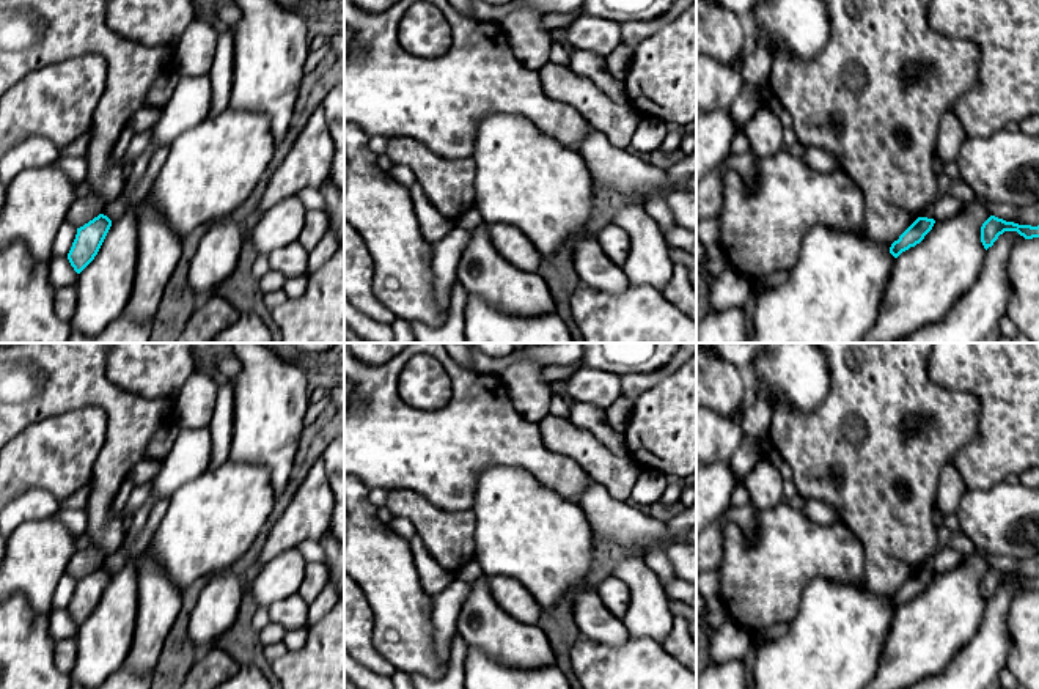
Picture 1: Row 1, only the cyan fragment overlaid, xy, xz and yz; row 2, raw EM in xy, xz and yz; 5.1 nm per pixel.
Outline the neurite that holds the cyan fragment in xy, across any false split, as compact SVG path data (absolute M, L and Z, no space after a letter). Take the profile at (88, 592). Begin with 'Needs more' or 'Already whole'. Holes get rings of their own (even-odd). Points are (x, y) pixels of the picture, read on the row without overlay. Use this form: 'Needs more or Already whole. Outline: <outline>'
Already whole. Outline: M99 566L83 579L77 580L75 591L68 606L68 612L77 626L94 612L110 579L112 573L107 568Z

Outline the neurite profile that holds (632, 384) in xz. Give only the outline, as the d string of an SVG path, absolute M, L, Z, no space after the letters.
M682 343L679 352L662 368L652 373L624 374L621 378L622 396L633 400L638 393L670 376L696 352L696 343Z

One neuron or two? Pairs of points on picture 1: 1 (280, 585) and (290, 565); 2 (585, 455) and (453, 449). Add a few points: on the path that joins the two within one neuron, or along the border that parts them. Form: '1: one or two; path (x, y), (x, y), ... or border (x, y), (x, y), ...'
1: one; path (280, 581), (286, 570)
2: two; border (538, 425), (541, 441), (569, 456), (590, 477)

